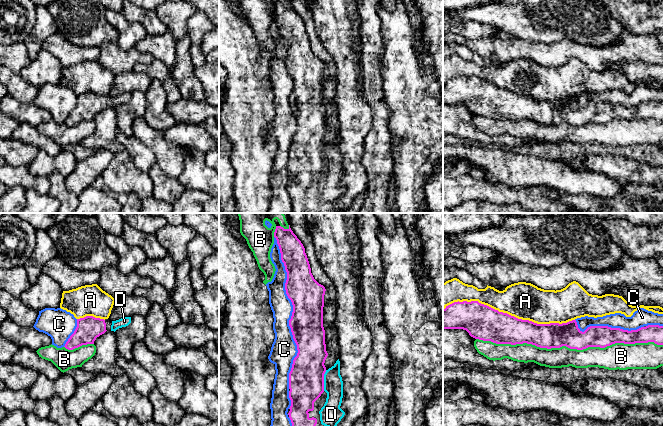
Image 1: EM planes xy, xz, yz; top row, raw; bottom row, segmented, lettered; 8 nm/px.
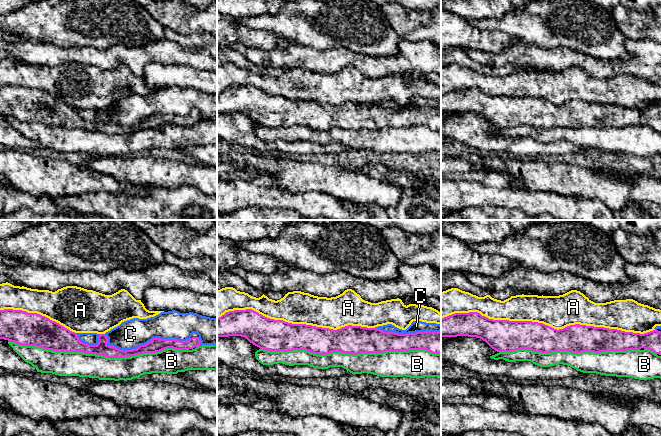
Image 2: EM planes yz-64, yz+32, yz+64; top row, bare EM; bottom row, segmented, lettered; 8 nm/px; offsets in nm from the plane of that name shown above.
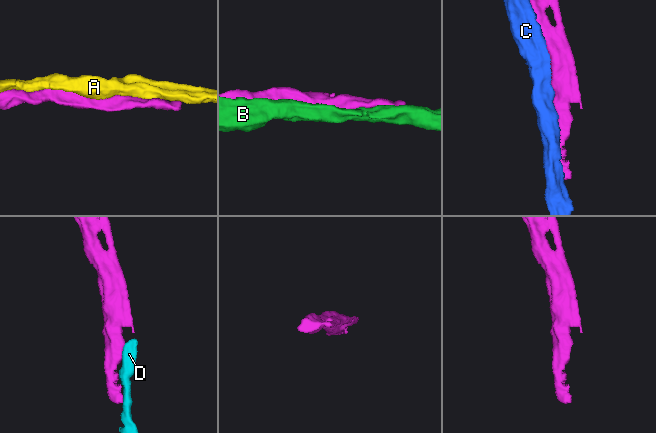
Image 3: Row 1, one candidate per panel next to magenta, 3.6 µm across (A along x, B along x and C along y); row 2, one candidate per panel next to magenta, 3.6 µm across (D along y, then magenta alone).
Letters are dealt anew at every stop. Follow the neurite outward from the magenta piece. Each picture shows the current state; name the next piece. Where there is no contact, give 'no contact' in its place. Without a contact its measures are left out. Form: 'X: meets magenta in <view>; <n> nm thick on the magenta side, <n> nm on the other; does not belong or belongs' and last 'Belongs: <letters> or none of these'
A: meets magenta in yz; 280 nm thick on the magenta side, 300 nm on the other; does not belong
B: meets magenta in yz; 200 nm thick on the magenta side, 160 nm on the other; does not belong
C: meets magenta in xz; 280 nm thick on the magenta side, 170 nm on the other; does not belong
D: meets magenta in xz; 280 nm thick on the magenta side, 160 nm on the other; belongs
Belongs: D

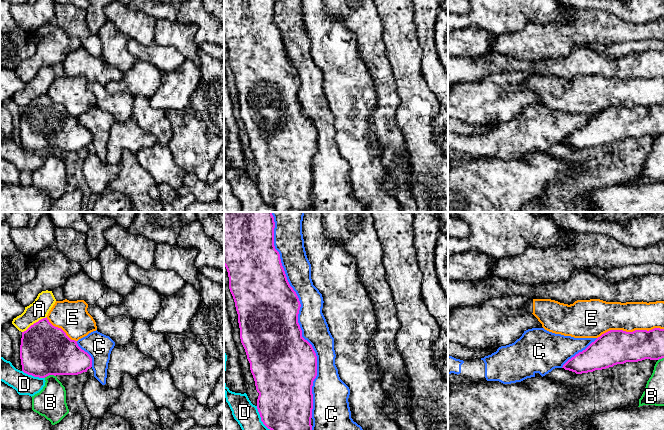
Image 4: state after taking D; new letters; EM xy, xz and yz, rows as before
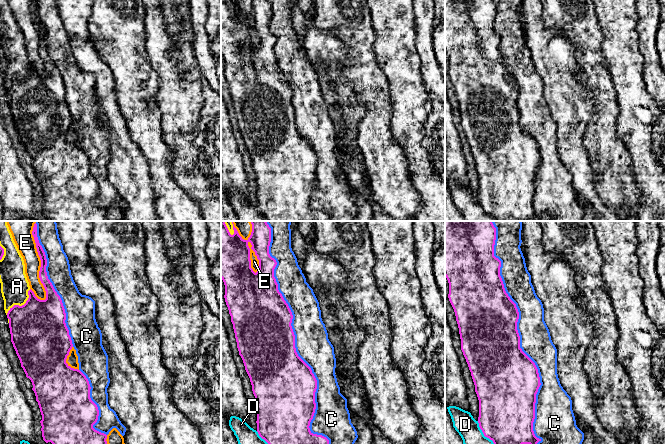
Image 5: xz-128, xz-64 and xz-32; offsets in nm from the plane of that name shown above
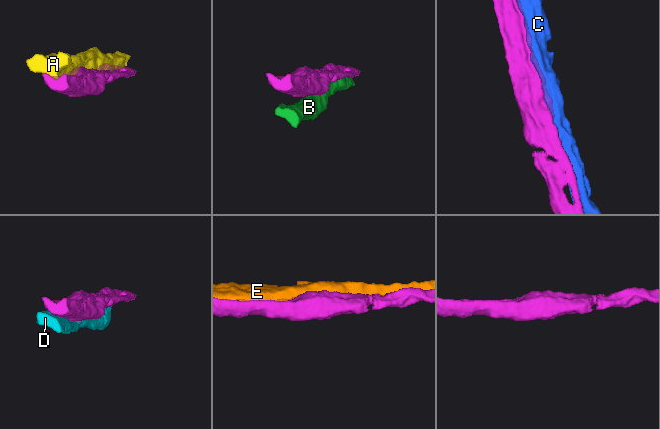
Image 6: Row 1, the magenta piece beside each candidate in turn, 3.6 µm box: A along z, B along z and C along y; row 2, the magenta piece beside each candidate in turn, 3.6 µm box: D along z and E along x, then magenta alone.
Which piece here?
A: meets magenta in xy; 400 nm thick on the magenta side, 160 nm on the other; does not belong
B: meets magenta in xy; 400 nm thick on the magenta side, 240 nm on the other; does not belong
C: meets magenta in xz; 480 nm thick on the magenta side, 220 nm on the other; does not belong
D: meets magenta in xy; 400 nm thick on the magenta side, 170 nm on the other; does not belong
E: meets magenta in yz; 280 nm thick on the magenta side, 240 nm on the other; does not belong
Belongs: none of these

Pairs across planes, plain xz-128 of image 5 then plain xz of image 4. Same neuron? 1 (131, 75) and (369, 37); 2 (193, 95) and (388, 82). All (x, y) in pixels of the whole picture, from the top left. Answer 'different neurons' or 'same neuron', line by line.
1: same neuron
2: different neurons

